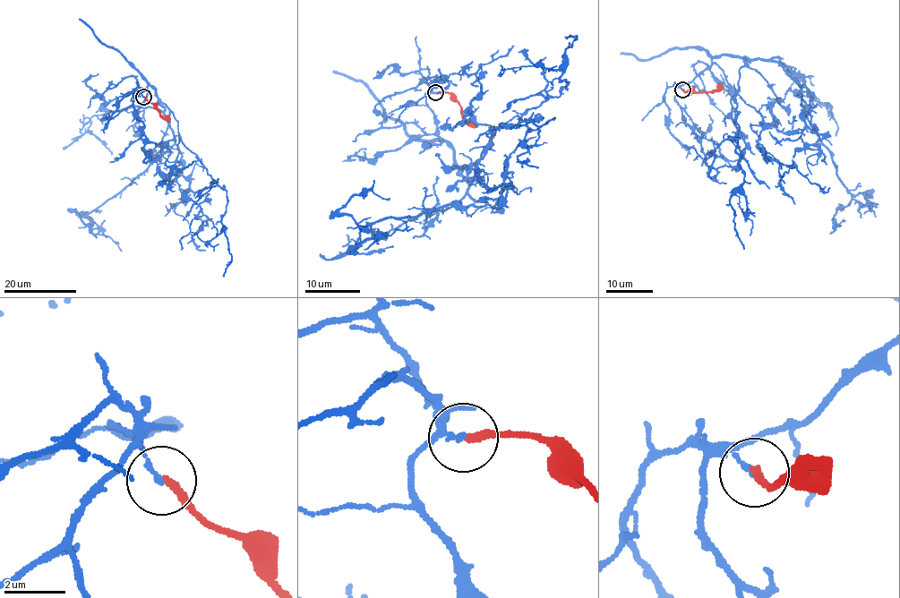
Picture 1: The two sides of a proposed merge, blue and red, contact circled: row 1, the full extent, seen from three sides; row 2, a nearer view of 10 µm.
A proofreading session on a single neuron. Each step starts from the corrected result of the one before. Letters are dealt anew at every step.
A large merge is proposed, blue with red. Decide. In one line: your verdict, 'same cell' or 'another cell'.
another cell

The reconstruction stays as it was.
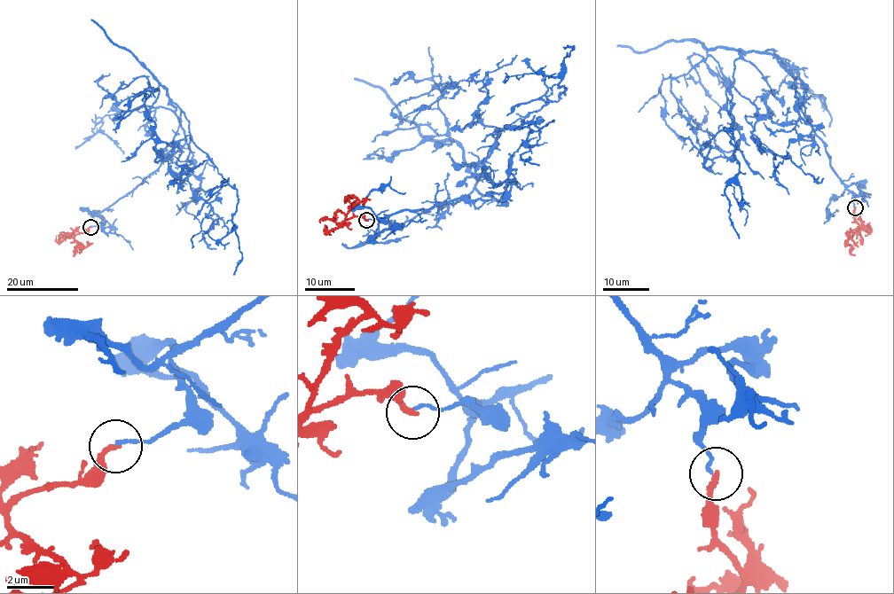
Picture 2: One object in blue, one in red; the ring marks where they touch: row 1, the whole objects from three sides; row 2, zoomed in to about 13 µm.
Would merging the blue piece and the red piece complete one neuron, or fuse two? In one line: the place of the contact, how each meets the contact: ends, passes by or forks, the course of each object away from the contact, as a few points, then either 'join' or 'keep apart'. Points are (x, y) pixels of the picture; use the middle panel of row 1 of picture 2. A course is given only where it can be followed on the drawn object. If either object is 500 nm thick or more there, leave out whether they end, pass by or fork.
(366, 220) | blue ends | red ends | blue via (367, 220), (491, 198), (469, 170), (500, 128), (565, 89), (560, 76), (504, 82), (505, 73) | red via (367, 220), (354, 216), (345, 220), (345, 214), (356, 200), (347, 200), (347, 197), (343, 200) | keep apart

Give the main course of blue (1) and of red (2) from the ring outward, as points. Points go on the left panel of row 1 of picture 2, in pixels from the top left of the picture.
1: (90, 226), (185, 143), (174, 103), (192, 140), (237, 191), (233, 229), (218, 239), (193, 235), (192, 247)
2: (90, 226), (74, 236), (74, 240), (82, 246), (77, 246), (73, 256)

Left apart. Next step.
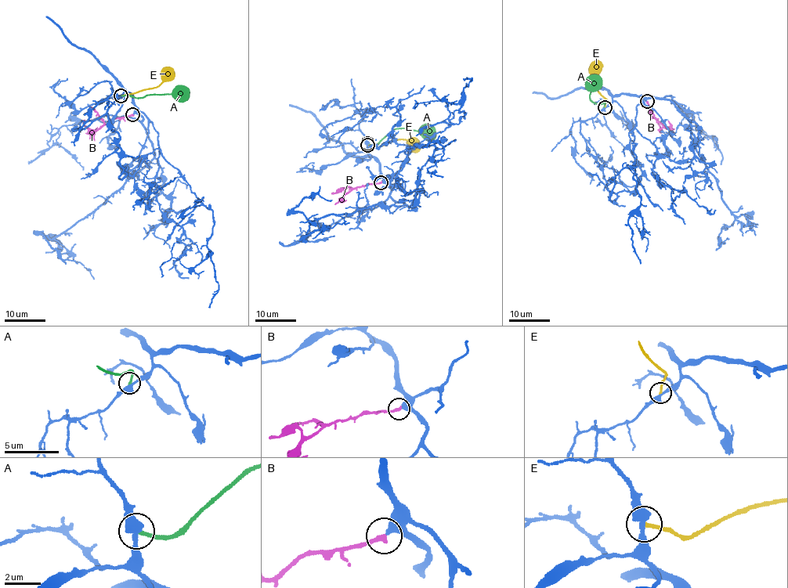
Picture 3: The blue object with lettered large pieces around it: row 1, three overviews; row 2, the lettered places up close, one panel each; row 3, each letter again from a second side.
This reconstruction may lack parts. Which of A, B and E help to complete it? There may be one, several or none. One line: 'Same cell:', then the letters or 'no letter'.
Same cell: B

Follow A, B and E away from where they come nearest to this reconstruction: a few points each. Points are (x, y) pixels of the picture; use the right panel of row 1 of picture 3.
A: (603, 107), (605, 102), (596, 103), (589, 97), (597, 81), (595, 76)
B: (647, 101), (650, 112), (661, 124), (660, 130), (658, 123)
E: (605, 107), (607, 99), (600, 94), (596, 85), (597, 59)

